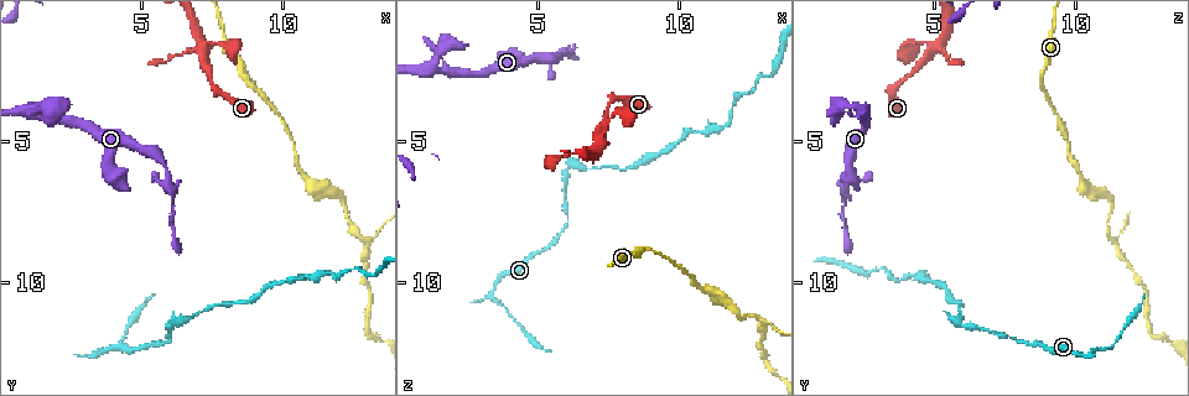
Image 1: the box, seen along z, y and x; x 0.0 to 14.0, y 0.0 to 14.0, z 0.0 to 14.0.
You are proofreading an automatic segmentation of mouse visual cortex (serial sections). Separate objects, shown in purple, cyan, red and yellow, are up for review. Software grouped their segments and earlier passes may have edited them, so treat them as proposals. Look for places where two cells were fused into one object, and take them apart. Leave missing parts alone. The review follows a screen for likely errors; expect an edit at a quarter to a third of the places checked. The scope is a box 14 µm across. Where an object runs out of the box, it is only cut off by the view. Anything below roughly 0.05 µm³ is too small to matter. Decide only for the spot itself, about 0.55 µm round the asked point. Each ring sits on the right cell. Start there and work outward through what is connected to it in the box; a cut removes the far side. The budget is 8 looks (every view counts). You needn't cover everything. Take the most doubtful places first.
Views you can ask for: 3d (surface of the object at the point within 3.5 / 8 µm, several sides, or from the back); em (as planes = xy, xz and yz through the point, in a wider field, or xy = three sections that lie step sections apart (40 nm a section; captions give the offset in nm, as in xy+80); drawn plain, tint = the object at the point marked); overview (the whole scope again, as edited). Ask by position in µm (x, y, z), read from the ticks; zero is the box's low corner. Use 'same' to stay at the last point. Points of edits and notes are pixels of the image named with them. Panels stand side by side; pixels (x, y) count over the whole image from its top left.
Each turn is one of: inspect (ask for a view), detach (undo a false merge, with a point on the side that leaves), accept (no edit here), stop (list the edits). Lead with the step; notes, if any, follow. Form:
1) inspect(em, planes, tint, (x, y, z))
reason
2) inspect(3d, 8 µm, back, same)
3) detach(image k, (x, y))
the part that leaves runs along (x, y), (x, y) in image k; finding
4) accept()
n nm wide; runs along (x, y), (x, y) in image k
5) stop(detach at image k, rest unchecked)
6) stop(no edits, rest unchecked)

inspect(3d, 8 µm, (3.3, 12.5, 10.4))
abrupt turn

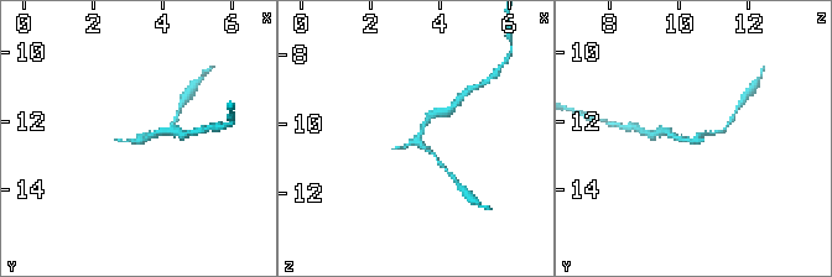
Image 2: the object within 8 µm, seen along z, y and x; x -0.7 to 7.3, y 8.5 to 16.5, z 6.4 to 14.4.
inspect(3d, 3.5 µm, (3.4, 12.6, 10.4))
closer look

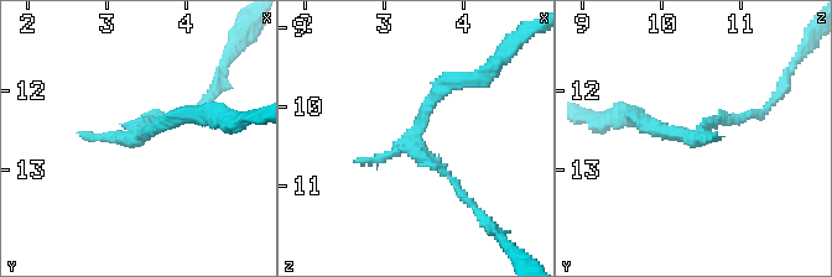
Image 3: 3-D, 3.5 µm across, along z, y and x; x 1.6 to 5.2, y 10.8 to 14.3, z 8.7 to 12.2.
inspect(em, xy, step 1, tint, (3.40, 12.60, 10.45))
need the tissue

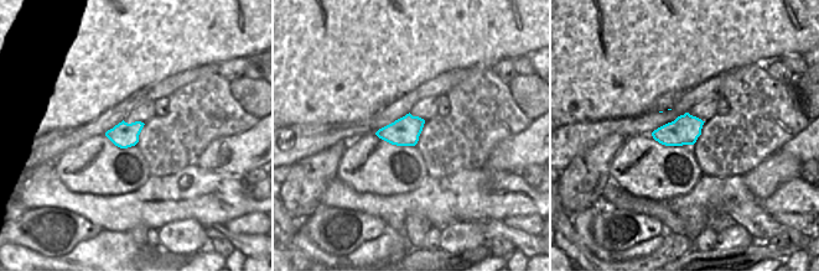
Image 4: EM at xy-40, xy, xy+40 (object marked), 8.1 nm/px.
detach(image 3, (738, 119))
two cells meet here

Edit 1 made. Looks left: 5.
inspect(3d, 3.5 µm, (8.1, 1.6, 4.0))
narrows sharply

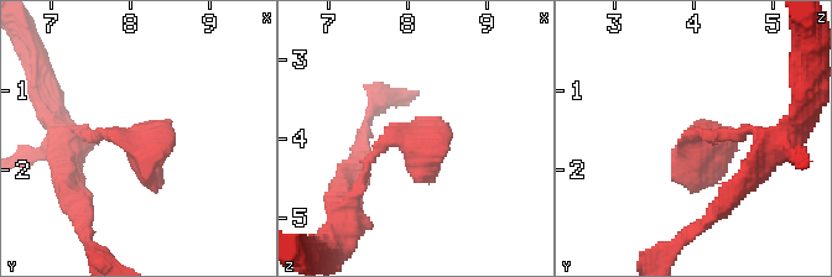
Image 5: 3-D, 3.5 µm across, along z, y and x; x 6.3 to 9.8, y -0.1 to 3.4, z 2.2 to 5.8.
inspect(em, xy, step 2, tint, (7.95, 1.65, 4.00))
need the tissue

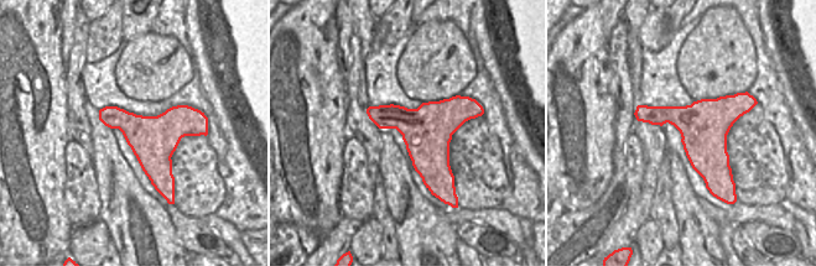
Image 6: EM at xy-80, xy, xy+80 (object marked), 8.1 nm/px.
accept()
runs along (81, 131), (138, 139), (160, 157) in image 5; all the same cell

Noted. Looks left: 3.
inspect(3d, 3.5 µm, (13.0, 8.5, 11.4))
arms part here

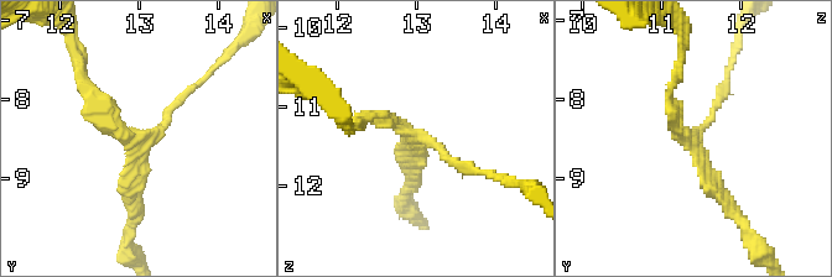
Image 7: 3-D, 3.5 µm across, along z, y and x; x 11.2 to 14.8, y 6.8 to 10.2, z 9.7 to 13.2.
inspect(em, planes, tint, (12.90, 8.50, 11.35))

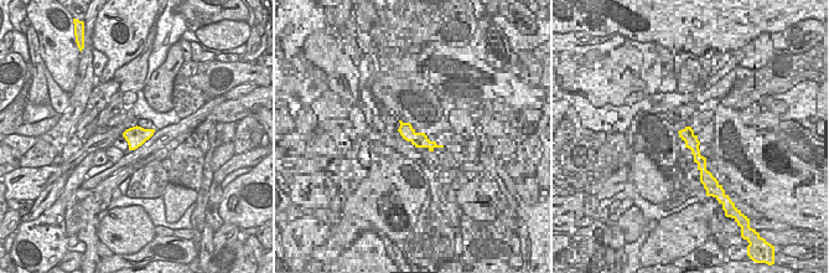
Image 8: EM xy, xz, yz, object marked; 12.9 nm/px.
accept()
runs along (675, 83), (675, 129), (733, 208) in image 7; all the same cell

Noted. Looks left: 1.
stop(detach at image 3, rest unchecked)

